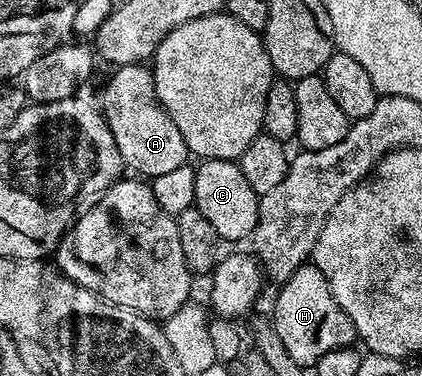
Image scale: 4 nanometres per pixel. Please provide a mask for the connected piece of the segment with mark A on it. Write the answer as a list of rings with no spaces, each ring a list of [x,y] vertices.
[[[140,63],[119,64],[111,72],[114,73],[102,92],[100,111],[108,122],[108,130],[112,130],[112,138],[116,138],[116,150],[120,150],[123,165],[139,177],[153,178],[187,164],[191,153],[156,94],[153,71]]]

